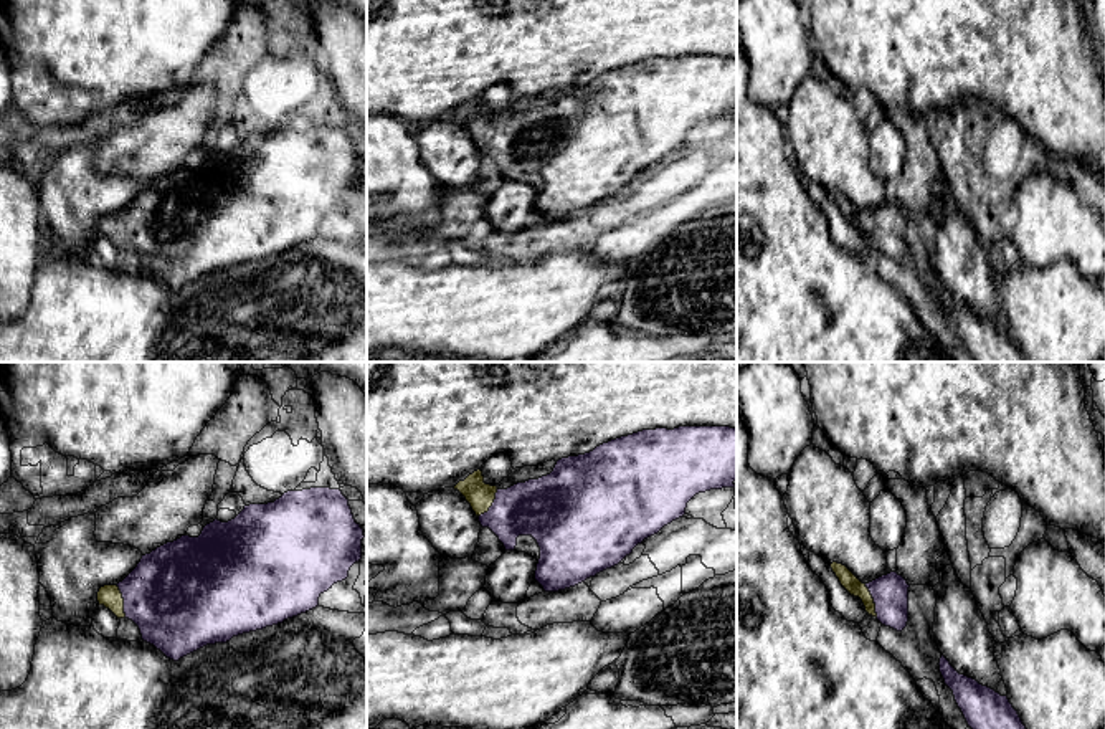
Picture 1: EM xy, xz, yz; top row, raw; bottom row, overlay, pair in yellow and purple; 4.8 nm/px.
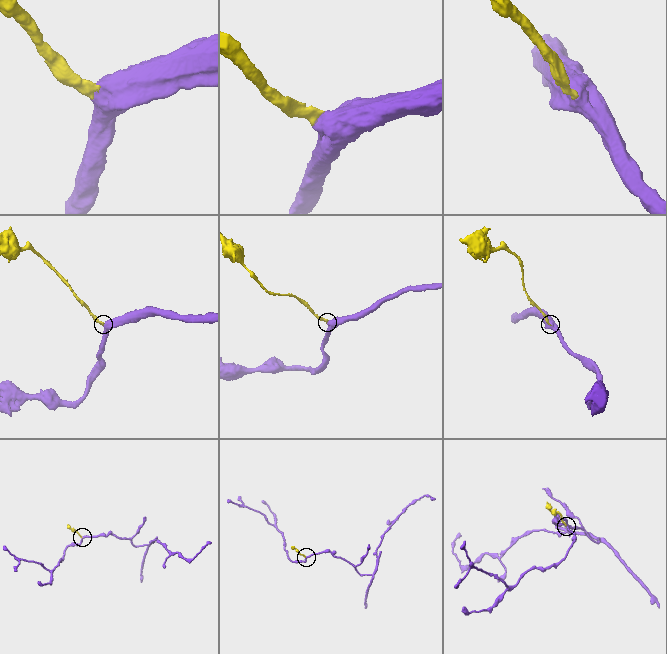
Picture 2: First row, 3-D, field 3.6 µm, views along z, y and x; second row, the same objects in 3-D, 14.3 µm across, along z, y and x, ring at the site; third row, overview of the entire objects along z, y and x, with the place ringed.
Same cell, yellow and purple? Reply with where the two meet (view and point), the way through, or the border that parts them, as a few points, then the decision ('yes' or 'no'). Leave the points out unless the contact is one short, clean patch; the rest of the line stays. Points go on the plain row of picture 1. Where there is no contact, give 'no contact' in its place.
contact yz (872, 230); way yz (846, 207), (872, 230), (891, 222); yes

